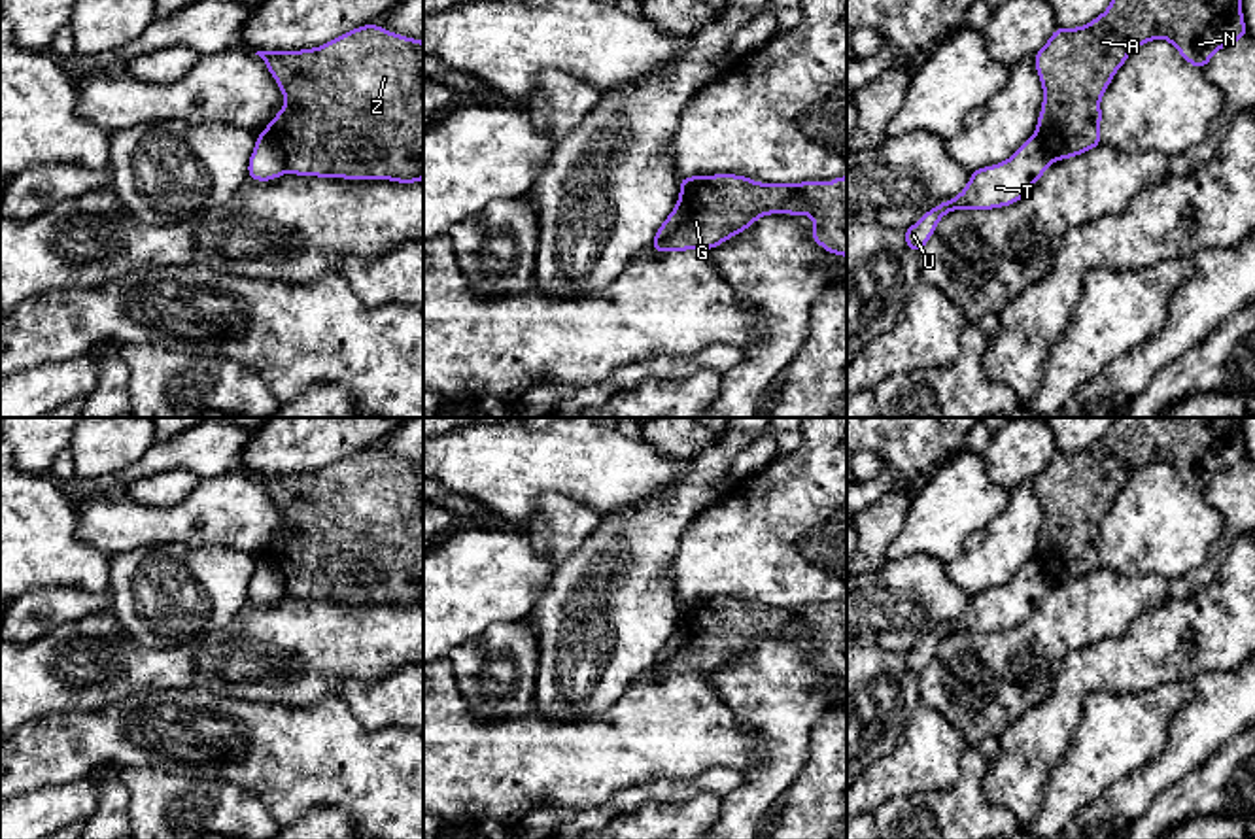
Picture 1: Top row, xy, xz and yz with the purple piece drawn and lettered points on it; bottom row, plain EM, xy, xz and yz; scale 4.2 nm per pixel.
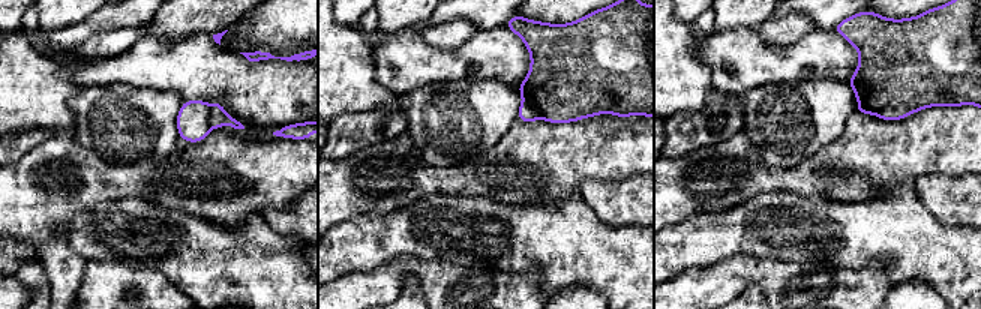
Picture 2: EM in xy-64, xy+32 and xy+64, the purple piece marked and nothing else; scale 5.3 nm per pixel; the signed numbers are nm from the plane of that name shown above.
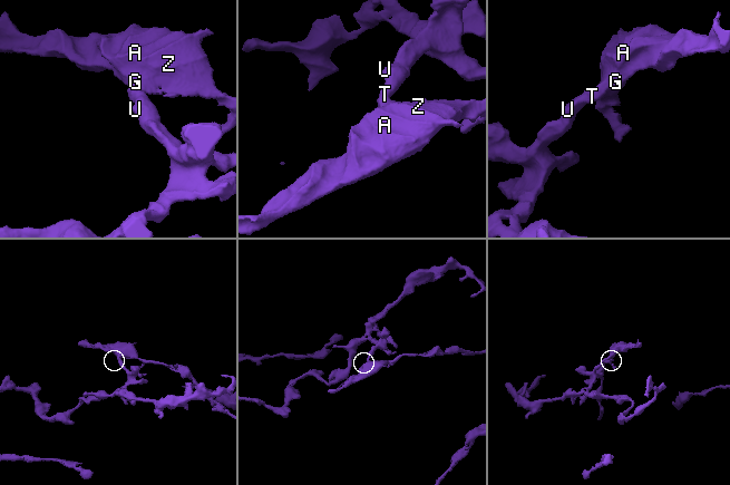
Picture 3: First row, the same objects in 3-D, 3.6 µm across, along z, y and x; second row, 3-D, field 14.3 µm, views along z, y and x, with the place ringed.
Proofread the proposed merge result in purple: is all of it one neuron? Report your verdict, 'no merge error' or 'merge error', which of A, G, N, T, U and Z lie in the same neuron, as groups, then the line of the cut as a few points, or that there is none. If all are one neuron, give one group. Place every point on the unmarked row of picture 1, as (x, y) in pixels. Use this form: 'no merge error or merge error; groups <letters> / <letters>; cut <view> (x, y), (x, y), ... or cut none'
merge error; groups A G N Z / T U; cut xy (259, 558), (280, 569), (288, 594)

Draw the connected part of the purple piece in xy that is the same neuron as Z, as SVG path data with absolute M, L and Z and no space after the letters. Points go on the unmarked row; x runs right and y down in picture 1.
M374 446L353 452L321 471L257 474L284 516L285 529L259 557L282 569L287 595L295 599L423 603L423 465L393 457Z

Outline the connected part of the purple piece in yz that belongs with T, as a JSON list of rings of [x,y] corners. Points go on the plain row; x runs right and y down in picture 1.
[[[1028,561],[1007,584],[971,595],[966,612],[903,654],[909,673],[919,676],[934,658],[939,642],[953,633],[992,633],[1019,625],[1051,588],[1041,565]]]

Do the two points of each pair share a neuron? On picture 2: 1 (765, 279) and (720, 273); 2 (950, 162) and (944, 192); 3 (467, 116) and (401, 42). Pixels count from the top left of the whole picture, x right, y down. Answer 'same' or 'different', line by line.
1: same
2: different
3: different

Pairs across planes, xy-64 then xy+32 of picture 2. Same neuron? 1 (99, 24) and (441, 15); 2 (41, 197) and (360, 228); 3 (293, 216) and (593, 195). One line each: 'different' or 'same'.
1: same
2: different
3: same

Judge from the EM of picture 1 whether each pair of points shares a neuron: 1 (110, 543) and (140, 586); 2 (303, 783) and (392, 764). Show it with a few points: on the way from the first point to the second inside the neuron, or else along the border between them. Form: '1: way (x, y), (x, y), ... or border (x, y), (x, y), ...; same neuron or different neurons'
1: border (161, 545), (118, 552), (112, 558); different neurons
2: way (326, 777), (341, 777), (346, 771), (369, 771); same neuron

